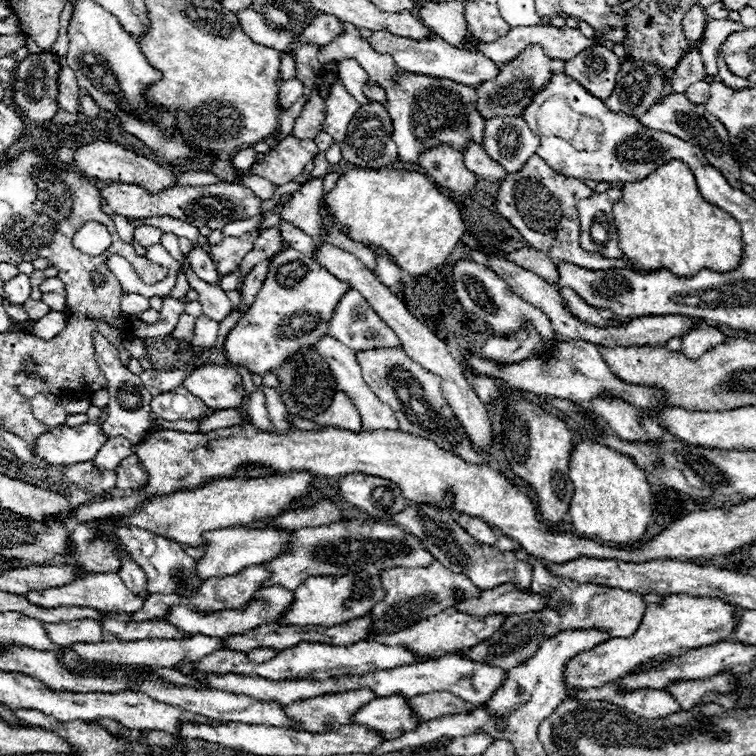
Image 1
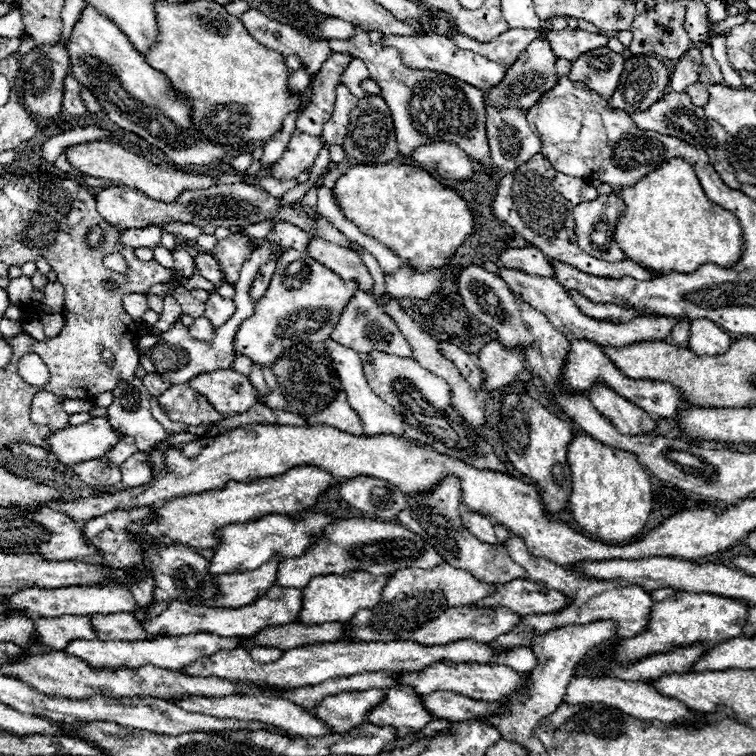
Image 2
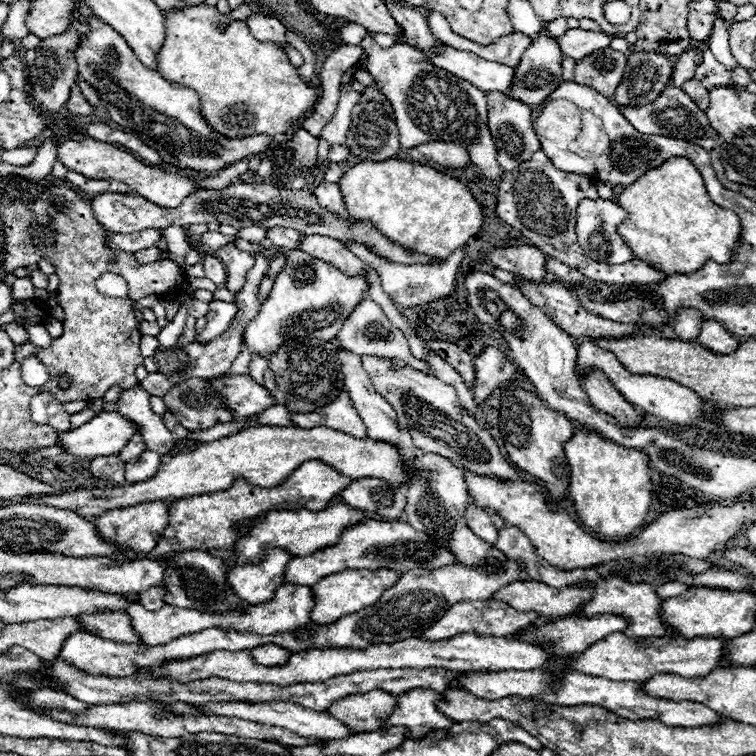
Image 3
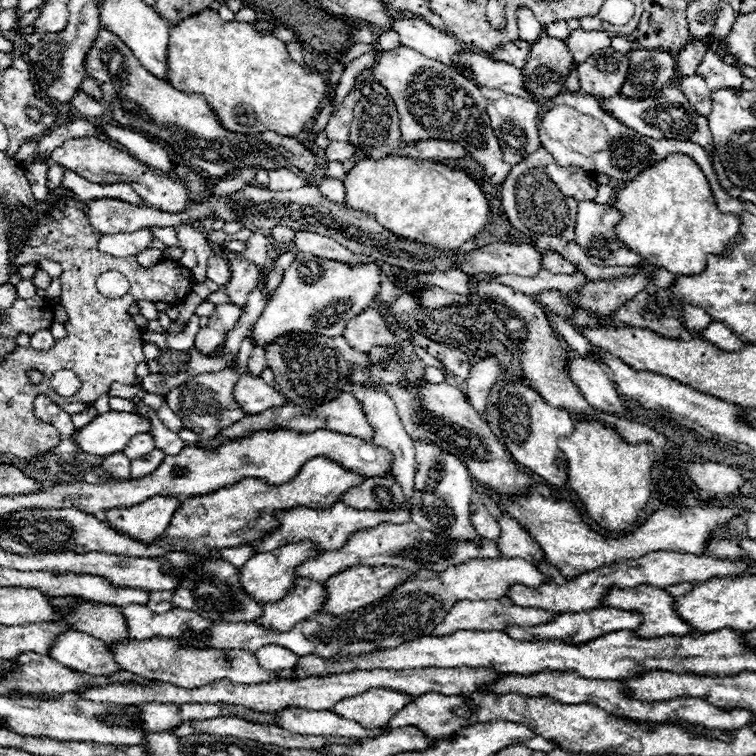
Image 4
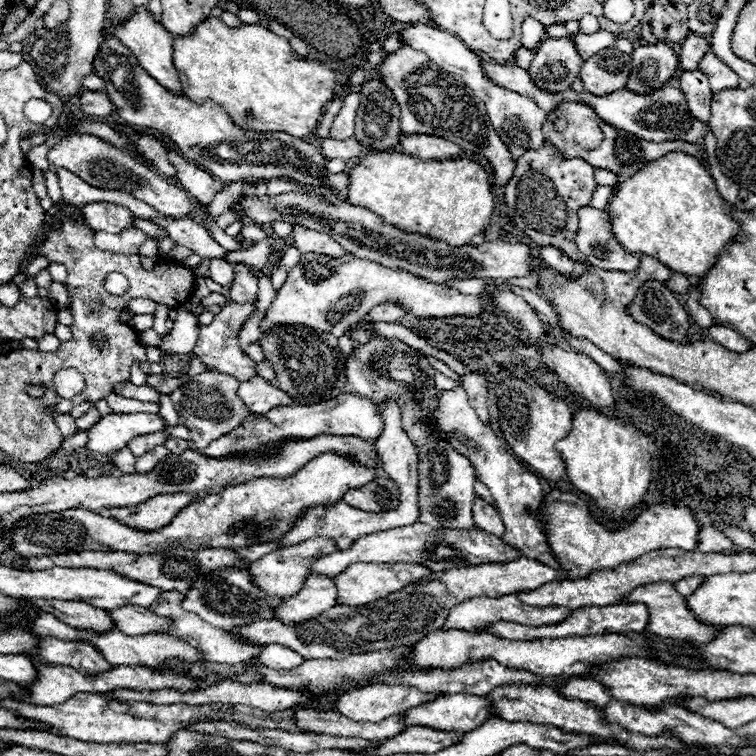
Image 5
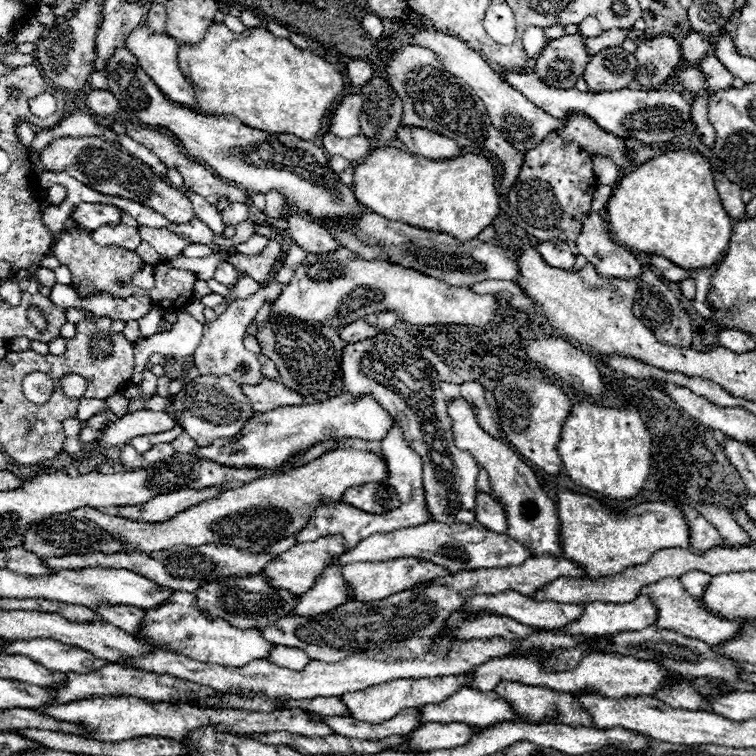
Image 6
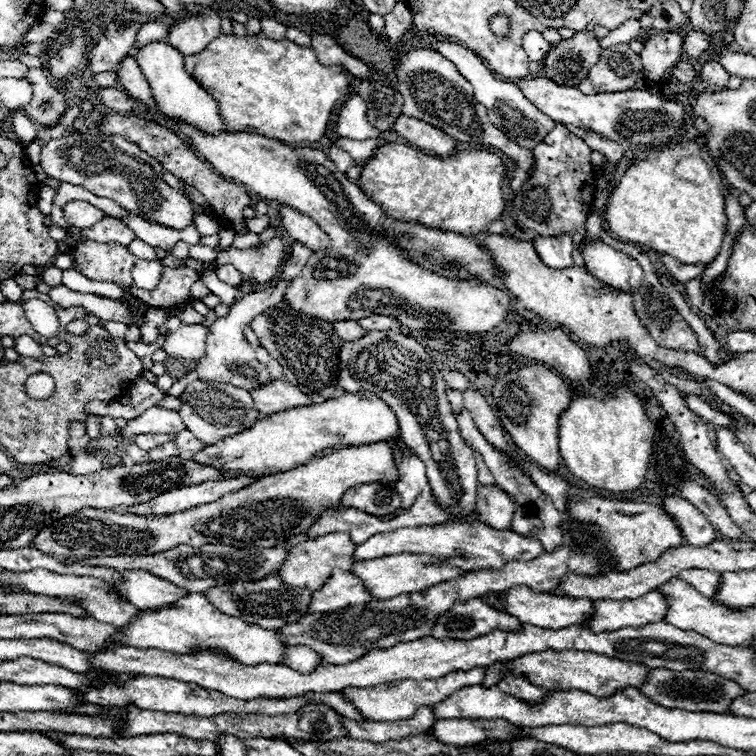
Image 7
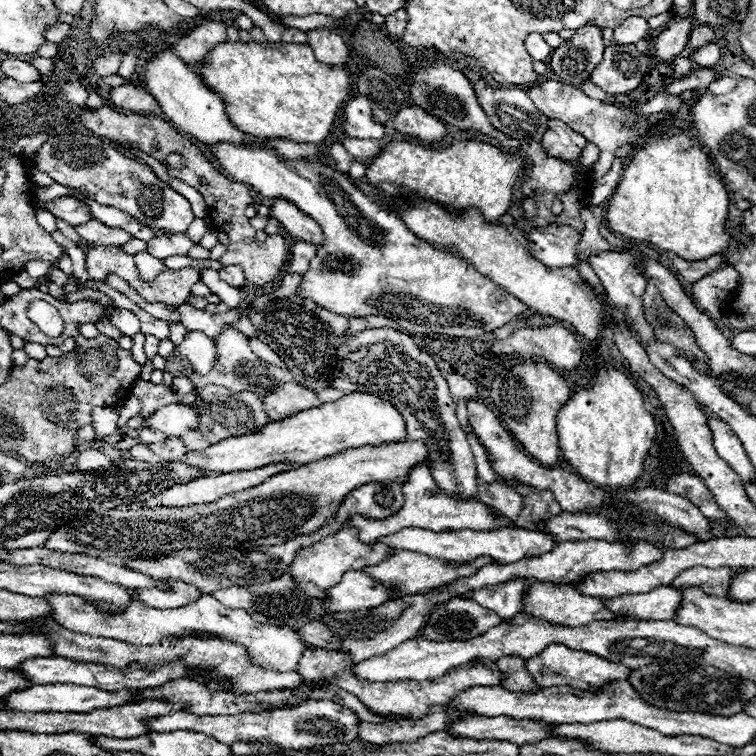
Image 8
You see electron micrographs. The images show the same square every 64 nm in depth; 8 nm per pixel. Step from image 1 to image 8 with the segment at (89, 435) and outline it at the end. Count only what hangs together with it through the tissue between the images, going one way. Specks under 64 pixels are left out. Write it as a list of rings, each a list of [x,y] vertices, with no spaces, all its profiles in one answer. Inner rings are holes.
[[[170,404],[150,414],[142,426],[160,430],[166,436],[180,436],[188,430],[194,430],[194,414],[198,414],[194,408],[182,404]]]

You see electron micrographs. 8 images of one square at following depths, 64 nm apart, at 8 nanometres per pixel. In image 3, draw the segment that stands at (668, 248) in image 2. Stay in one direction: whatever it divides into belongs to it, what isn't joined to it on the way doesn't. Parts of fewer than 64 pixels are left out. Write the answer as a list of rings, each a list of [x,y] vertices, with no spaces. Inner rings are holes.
[[[672,156],[662,166],[648,170],[634,184],[618,194],[618,204],[628,212],[628,218],[618,226],[618,234],[632,250],[634,258],[650,262],[666,274],[690,274],[700,270],[706,260],[726,264],[732,260],[740,238],[740,220],[734,212],[716,206],[704,188],[704,180],[696,166]]]

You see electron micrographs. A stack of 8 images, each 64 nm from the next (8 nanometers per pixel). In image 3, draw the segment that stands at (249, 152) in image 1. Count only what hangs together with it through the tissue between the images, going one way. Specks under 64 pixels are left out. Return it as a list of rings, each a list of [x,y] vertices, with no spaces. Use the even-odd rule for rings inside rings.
[[[86,138],[86,140],[66,140],[60,144],[58,148],[58,160],[68,168],[74,170],[86,178],[94,178],[94,180],[118,180],[124,182],[126,186],[130,186],[136,194],[144,196],[146,200],[164,206],[164,208],[176,208],[180,206],[180,202],[192,194],[194,190],[210,190],[210,188],[224,188],[228,186],[234,178],[238,178],[240,174],[244,174],[248,170],[248,160],[244,162],[234,162],[234,166],[228,166],[226,170],[222,170],[216,176],[208,176],[208,178],[190,178],[184,174],[176,174],[176,172],[168,172],[162,170],[158,166],[150,166],[144,164],[140,158],[136,158],[134,154],[128,154],[126,150],[120,150],[108,142],[100,142],[94,138]]]

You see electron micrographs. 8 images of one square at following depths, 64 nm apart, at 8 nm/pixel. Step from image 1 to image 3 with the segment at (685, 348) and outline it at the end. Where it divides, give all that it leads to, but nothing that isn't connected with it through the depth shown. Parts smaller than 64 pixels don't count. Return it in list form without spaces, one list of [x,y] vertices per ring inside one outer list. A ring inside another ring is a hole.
[[[714,320],[702,322],[702,328],[700,328],[700,334],[696,336],[696,342],[714,354],[730,354],[738,348],[738,340],[732,338],[732,334]]]

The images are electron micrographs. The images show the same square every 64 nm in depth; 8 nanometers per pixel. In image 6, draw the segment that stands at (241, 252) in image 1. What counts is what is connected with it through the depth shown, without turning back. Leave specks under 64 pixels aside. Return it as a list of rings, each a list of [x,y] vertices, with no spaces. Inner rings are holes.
[[[246,274],[238,276],[238,282],[232,288],[232,298],[240,300],[240,298],[250,298],[252,294],[256,294],[260,290],[260,284],[254,282],[254,278],[246,278]]]

